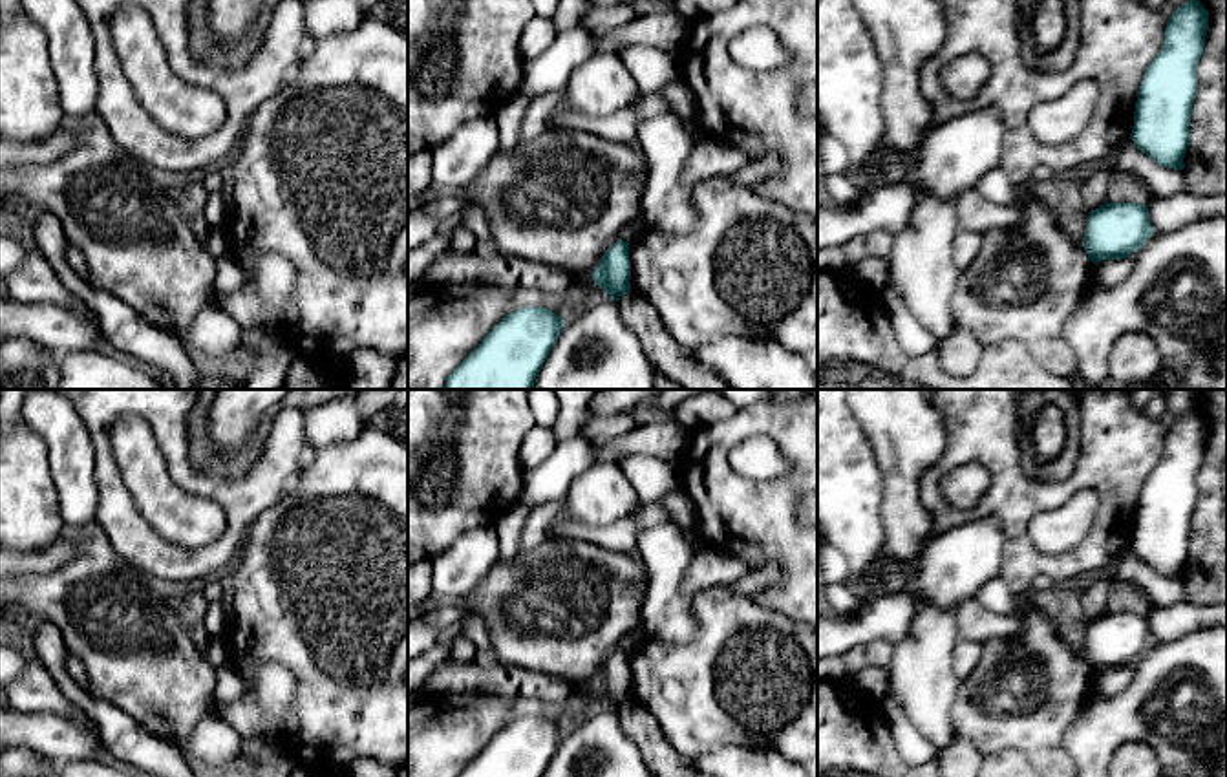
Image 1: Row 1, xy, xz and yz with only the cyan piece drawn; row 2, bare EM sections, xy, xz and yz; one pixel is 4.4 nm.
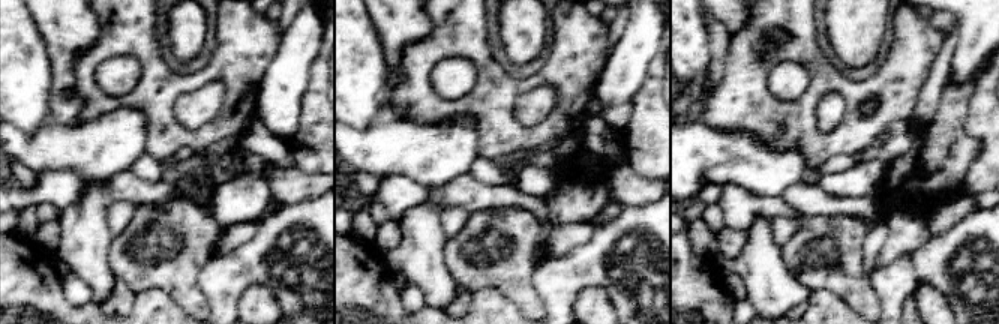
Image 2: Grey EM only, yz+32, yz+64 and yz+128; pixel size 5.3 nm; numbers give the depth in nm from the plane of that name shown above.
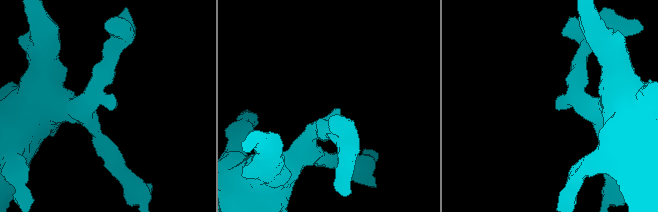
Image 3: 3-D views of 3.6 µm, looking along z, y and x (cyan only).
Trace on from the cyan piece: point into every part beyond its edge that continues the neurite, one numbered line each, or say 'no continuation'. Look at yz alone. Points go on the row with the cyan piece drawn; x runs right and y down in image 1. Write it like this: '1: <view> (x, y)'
no continuation

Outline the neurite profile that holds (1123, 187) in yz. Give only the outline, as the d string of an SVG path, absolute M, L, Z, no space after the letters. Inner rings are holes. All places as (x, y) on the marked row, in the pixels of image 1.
M1114 168L1108 183L1108 196L1106 196L1108 203L1125 201L1125 203L1148 205L1150 197L1152 194L1141 179Z

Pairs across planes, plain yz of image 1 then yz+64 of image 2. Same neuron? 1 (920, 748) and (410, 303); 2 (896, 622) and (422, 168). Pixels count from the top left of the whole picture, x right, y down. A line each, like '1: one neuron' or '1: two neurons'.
1: one neuron
2: two neurons

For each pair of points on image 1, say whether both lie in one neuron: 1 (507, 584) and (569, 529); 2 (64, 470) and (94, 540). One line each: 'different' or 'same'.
1: different
2: different

